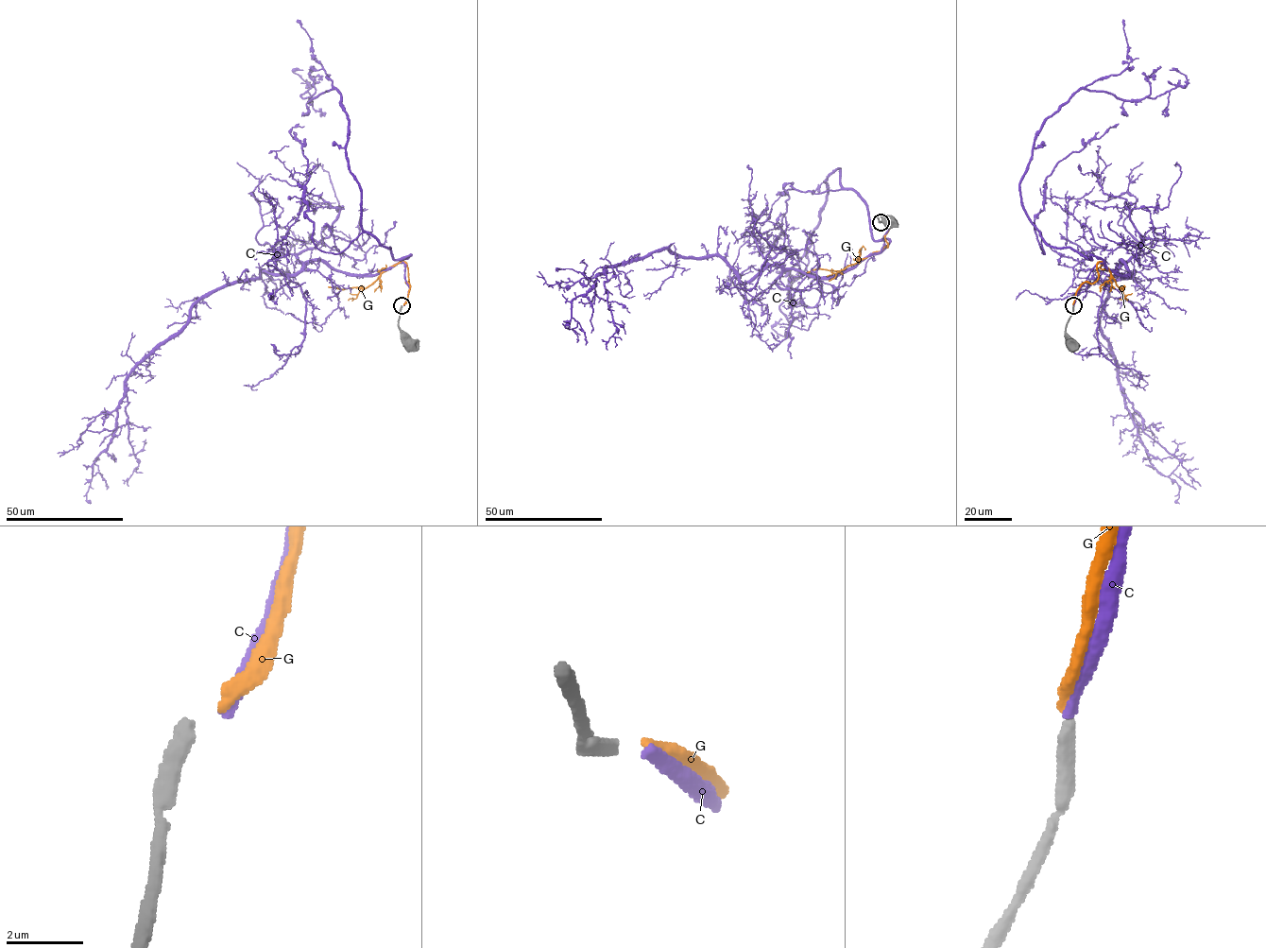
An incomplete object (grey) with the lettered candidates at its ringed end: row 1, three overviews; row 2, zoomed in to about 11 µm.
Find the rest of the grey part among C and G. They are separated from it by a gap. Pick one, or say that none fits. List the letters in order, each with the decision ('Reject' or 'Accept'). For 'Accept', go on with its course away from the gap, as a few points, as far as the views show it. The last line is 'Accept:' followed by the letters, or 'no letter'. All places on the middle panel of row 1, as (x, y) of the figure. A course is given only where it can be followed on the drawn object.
C: Reject
G: Accept. Its course: (882, 221), (888, 228), (885, 235), (887, 247), (839, 270), (816, 268), (807, 272)
Accept: G

